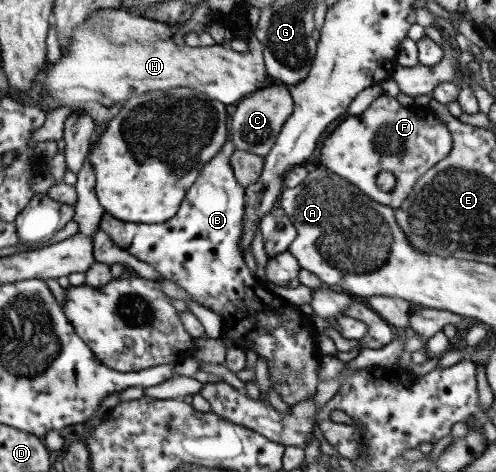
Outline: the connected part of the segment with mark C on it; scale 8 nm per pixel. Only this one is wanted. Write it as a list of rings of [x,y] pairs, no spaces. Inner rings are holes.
[[[268,83],[252,92],[237,104],[237,110],[231,116],[231,142],[235,149],[254,153],[263,158],[272,150],[284,123],[292,116],[295,105],[288,87]]]

